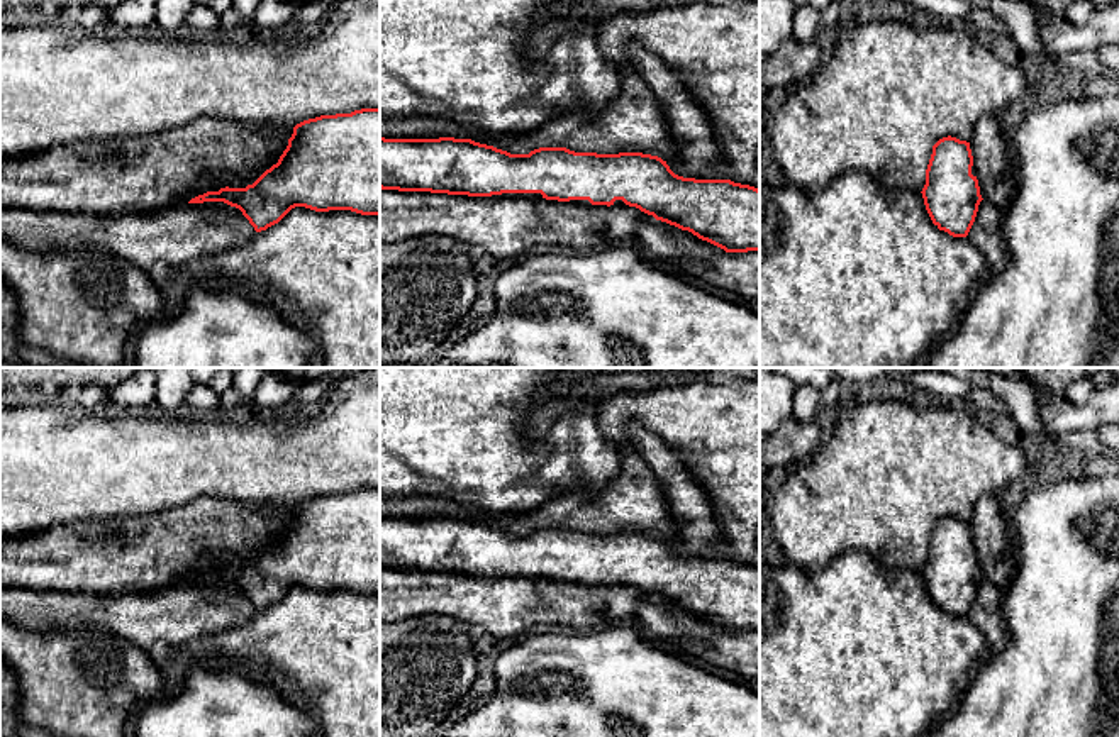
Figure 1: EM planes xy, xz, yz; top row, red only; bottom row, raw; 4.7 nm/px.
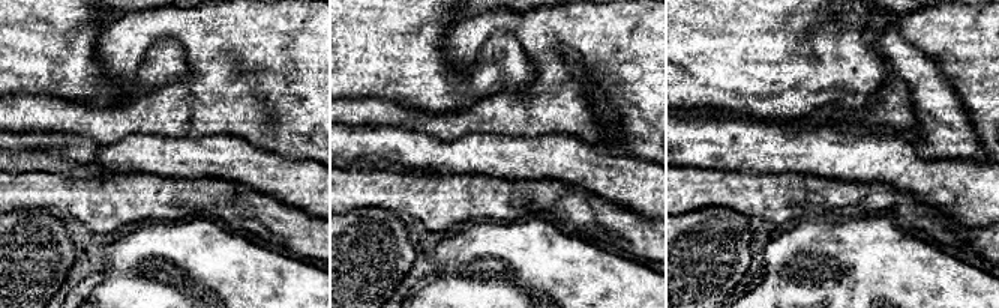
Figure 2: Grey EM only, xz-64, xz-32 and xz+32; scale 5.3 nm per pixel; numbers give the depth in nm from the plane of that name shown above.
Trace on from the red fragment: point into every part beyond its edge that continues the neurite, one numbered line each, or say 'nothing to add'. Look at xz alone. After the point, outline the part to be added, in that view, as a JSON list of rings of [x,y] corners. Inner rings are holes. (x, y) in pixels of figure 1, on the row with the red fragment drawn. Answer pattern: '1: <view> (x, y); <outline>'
1: xz (504, 195); [[[502,193],[492,195],[492,198],[543,198],[541,193]]]

